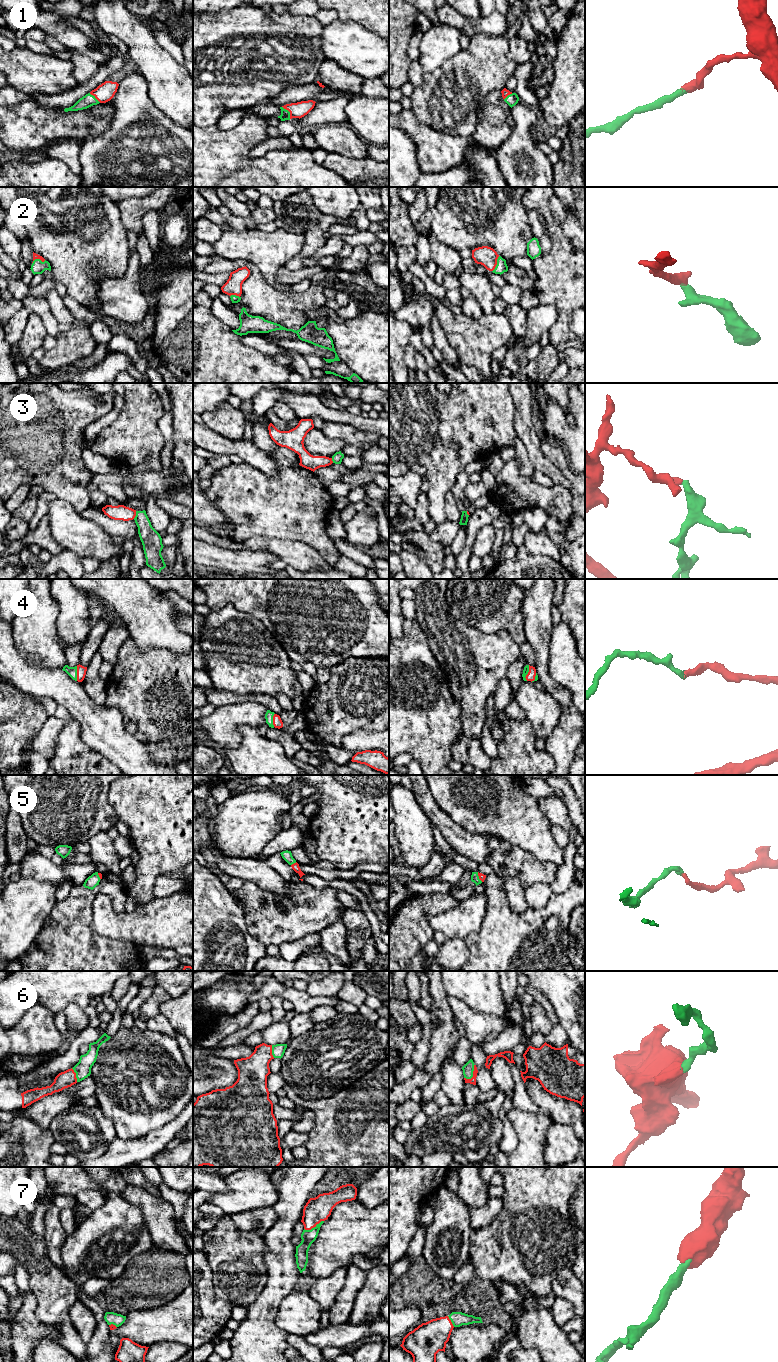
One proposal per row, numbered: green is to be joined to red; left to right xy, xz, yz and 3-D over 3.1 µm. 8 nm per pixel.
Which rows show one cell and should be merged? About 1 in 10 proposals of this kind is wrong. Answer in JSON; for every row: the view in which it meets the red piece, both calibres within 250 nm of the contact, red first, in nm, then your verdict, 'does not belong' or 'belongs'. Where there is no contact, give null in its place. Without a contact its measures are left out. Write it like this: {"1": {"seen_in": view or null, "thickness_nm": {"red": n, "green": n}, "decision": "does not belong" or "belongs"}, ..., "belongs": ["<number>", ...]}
{"1": {"seen_in": "xz", "thickness_nm": {"red": 130, "green": 80}, "decision": "belongs"}, "2": {"seen_in": "yz", "thickness_nm": {"red": 160, "green": 90}, "decision": "belongs"}, "3": {"seen_in": "xy", "thickness_nm": {"red": 120, "green": 160}, "decision": "does not belong"}, "4": {"seen_in": "yz", "thickness_nm": {"red": 70, "green": 50}, "decision": "belongs"}, "5": {"seen_in": "xz", "thickness_nm": {"red": 60, "green": 80}, "decision": "belongs"}, "6": {"seen_in": "yz", "thickness_nm": {"red": 50, "green": 90}, "decision": "belongs"}, "7": {"seen_in": "xz", "thickness_nm": {"red": 200, "green": 110}, "decision": "belongs"}, "belongs": ["1", "2", "4", "5", "6", "7"]}

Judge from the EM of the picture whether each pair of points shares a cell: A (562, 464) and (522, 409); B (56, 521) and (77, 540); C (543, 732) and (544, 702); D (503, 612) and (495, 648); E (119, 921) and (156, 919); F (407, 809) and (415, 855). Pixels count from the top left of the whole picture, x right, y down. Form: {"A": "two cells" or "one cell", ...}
{"A": "two cells", "B": "one cell", "C": "one cell", "D": "two cells", "E": "one cell", "F": "one cell"}

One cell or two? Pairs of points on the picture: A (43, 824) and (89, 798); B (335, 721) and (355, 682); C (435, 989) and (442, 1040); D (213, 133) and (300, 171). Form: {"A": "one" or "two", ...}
{"A": "one", "B": "one", "C": "one", "D": "one"}

